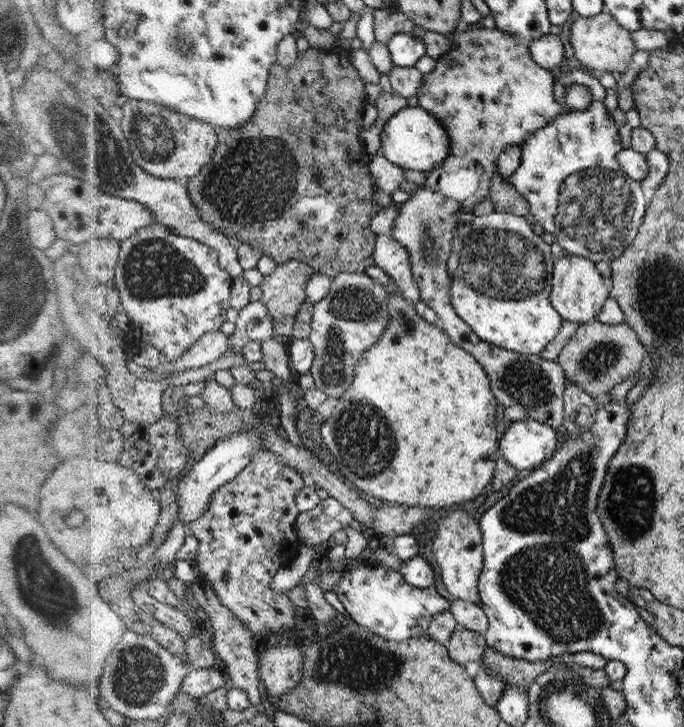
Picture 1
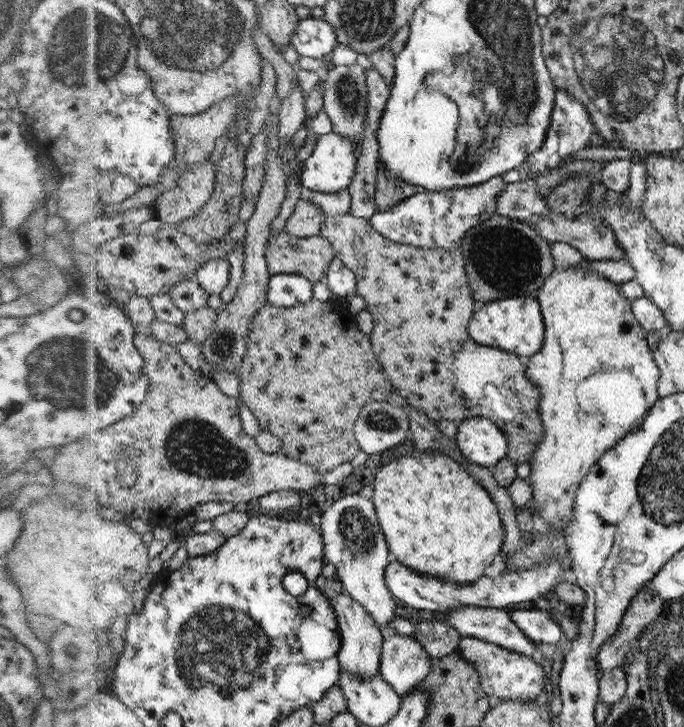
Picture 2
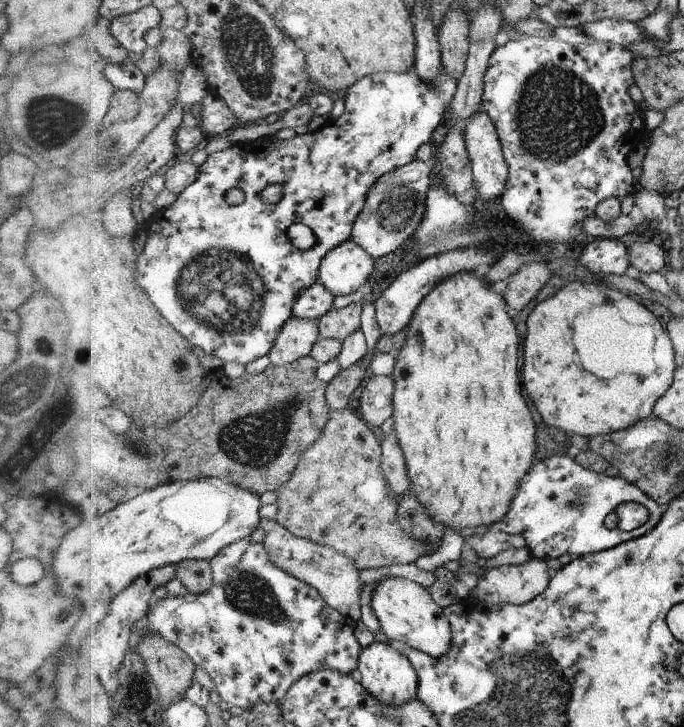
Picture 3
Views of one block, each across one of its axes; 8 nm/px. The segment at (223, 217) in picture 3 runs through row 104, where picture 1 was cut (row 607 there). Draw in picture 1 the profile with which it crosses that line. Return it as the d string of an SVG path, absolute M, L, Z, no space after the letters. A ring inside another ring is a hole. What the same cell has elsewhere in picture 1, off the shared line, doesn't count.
M380 565L380 572L368 572L370 566L362 566L362 572L342 572L342 581L332 586L338 600L346 609L346 617L362 625L370 632L388 640L406 641L411 636L425 634L433 617L448 610L451 602L442 598L436 588L415 588L397 570Z

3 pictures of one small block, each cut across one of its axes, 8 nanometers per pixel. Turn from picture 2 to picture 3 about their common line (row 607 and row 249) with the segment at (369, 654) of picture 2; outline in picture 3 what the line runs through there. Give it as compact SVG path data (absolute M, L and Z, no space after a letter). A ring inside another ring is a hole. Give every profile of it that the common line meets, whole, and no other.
M352 240L334 248L322 262L319 280L334 297L352 294L364 286L374 270L374 260Z

